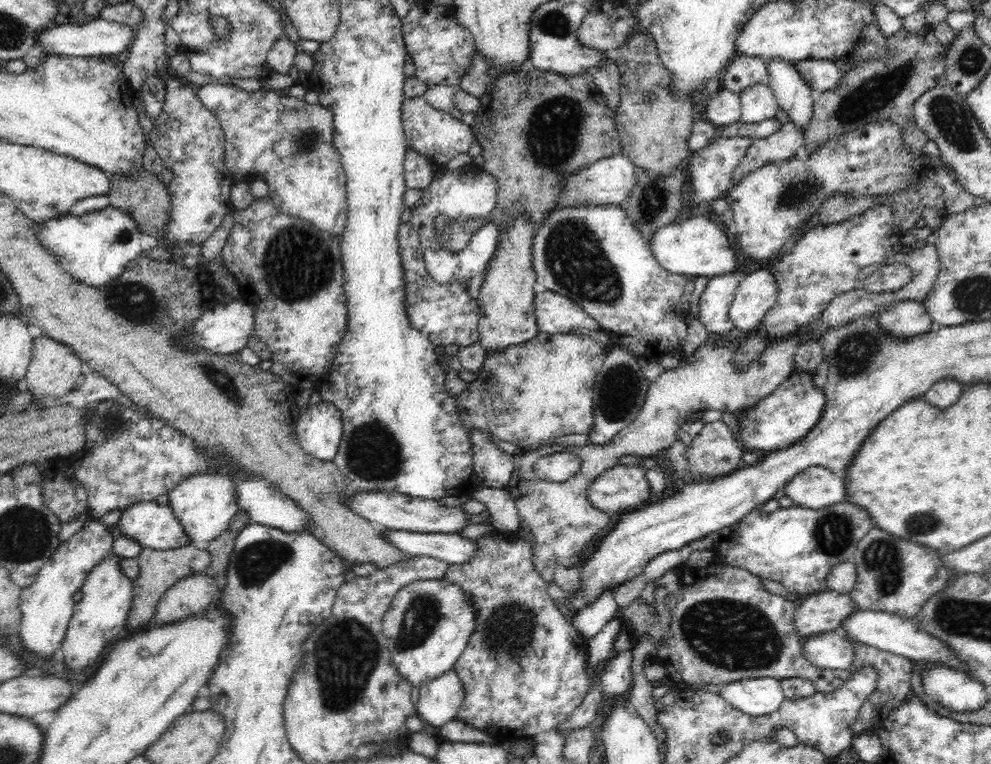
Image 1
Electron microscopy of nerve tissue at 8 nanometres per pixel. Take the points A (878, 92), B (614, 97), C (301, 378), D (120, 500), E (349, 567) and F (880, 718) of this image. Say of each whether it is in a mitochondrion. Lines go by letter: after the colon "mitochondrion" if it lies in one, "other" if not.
A: mitochondrion
B: other
C: other
D: other
E: other
F: other

